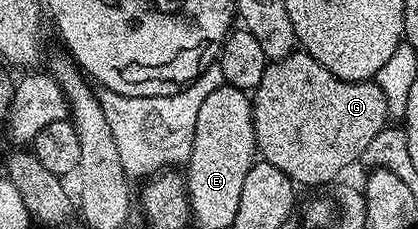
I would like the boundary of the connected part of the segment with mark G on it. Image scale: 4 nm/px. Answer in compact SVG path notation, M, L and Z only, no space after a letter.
M304 49L294 50L293 54L274 59L263 73L263 81L259 81L257 90L252 92L253 128L260 158L266 163L275 165L275 169L283 169L294 184L305 187L321 187L332 179L337 179L353 162L360 160L367 145L390 122L387 109L387 97L383 97L383 89L375 81L352 83L335 77L315 57L311 57Z

